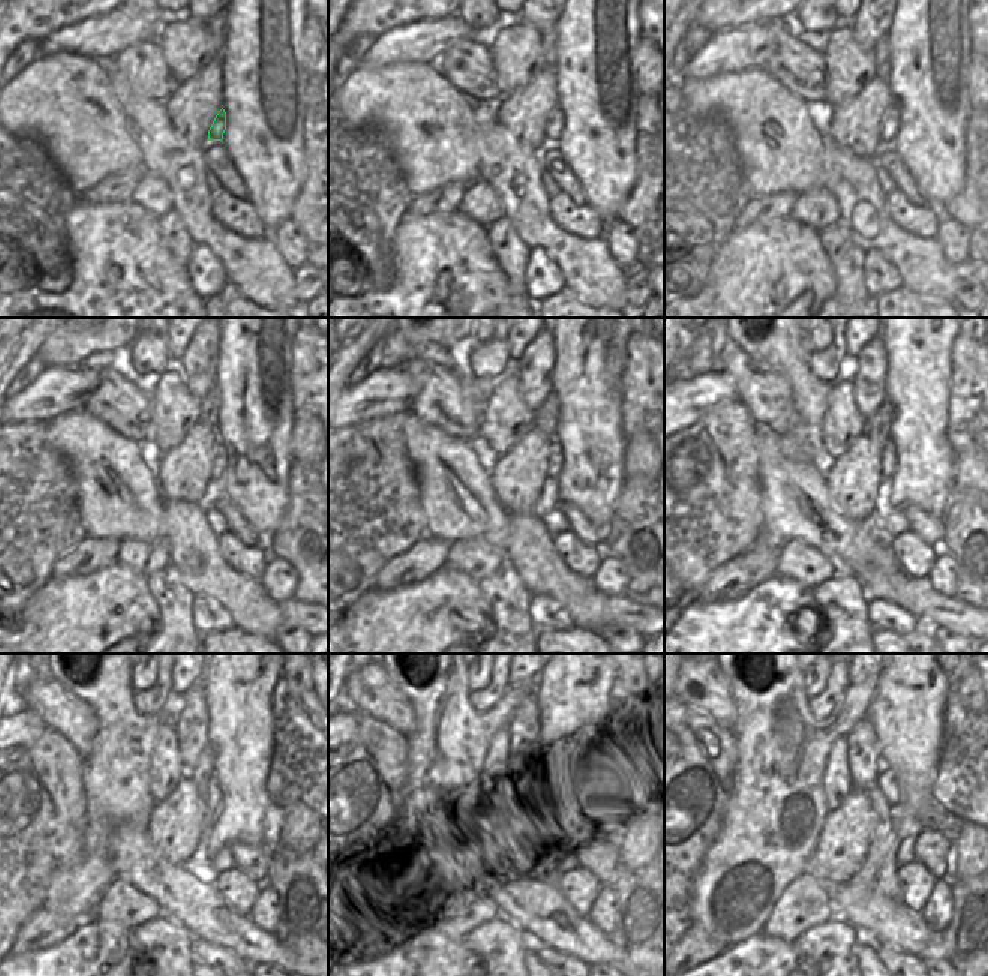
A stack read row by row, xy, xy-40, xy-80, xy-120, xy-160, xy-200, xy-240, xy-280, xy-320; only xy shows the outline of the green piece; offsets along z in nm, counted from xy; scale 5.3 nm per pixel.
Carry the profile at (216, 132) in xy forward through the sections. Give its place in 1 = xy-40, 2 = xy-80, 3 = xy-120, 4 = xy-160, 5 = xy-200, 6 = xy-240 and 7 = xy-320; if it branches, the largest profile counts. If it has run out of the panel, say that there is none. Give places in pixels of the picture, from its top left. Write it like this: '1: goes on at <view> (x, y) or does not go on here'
1: goes on at xy-40 (553, 129)
2: goes on at xy-80 (889, 128)
3: goes on at xy-120 (219, 464)
4: goes on at xy-160 (555, 458)
5: goes on at xy-200 (886, 450)
6: goes on at xy-240 (215, 796)
7: goes on at xy-320 (886, 780)

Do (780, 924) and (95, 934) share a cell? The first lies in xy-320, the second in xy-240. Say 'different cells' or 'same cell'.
different cells

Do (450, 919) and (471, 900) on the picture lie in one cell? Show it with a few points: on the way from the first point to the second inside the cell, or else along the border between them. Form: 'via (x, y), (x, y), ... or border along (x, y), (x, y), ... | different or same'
via (455, 915), (467, 904) | same

